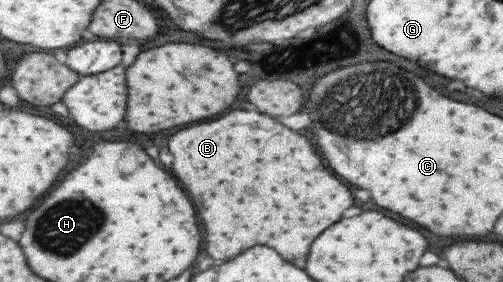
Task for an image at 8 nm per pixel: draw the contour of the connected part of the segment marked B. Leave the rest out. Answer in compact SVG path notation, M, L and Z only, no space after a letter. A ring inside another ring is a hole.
M232 110L228 116L182 128L168 142L174 156L172 172L192 200L196 200L196 210L206 232L206 250L218 260L234 258L256 244L276 248L286 260L304 258L310 242L352 204L346 184L326 170L308 140L268 114Z

